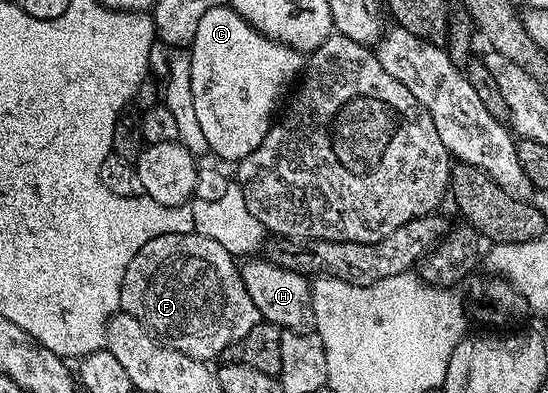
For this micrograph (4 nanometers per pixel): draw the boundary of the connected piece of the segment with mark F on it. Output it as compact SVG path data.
M195 231L156 236L137 251L123 274L120 311L131 314L131 318L148 328L158 341L206 362L216 361L227 346L239 342L239 338L262 323L255 302L251 302L251 294L247 294L238 261L218 242L201 237Z

